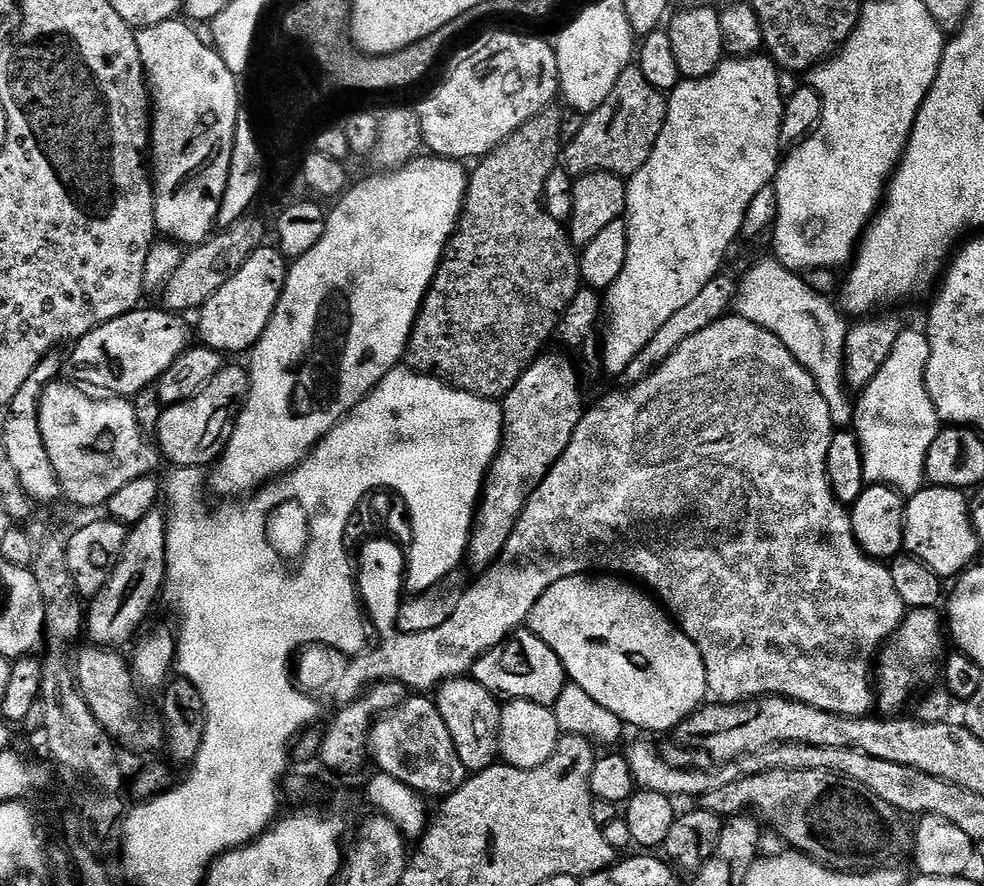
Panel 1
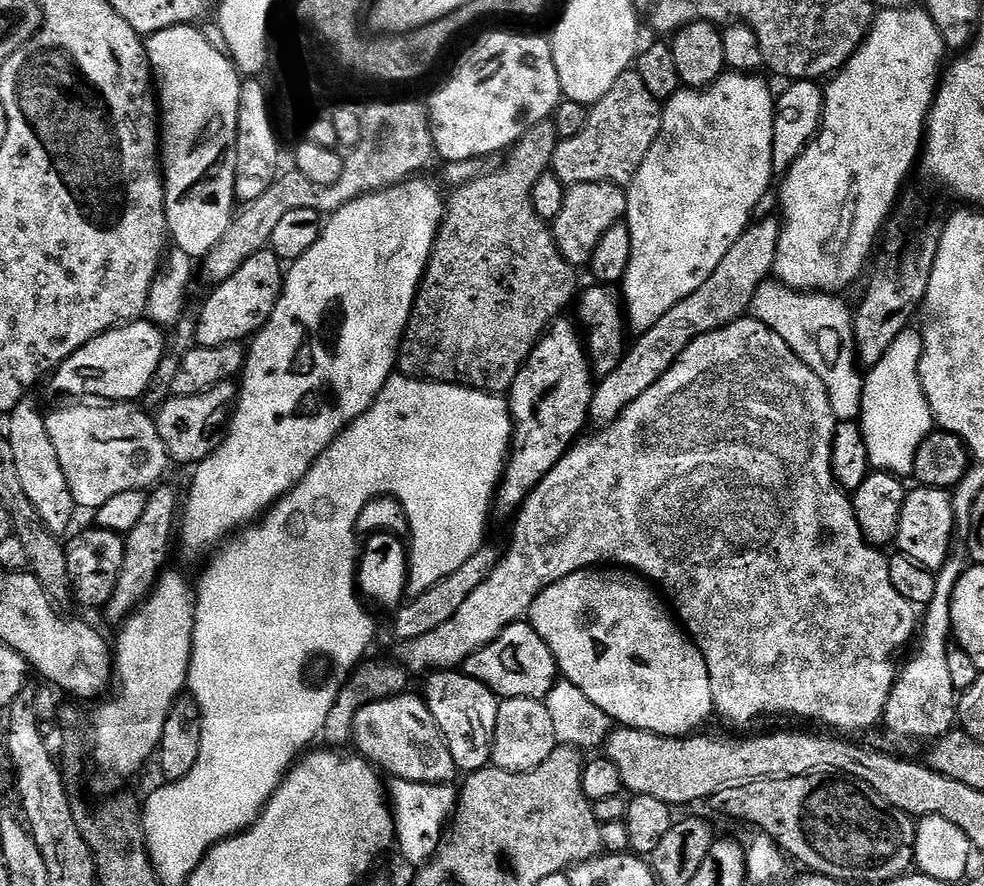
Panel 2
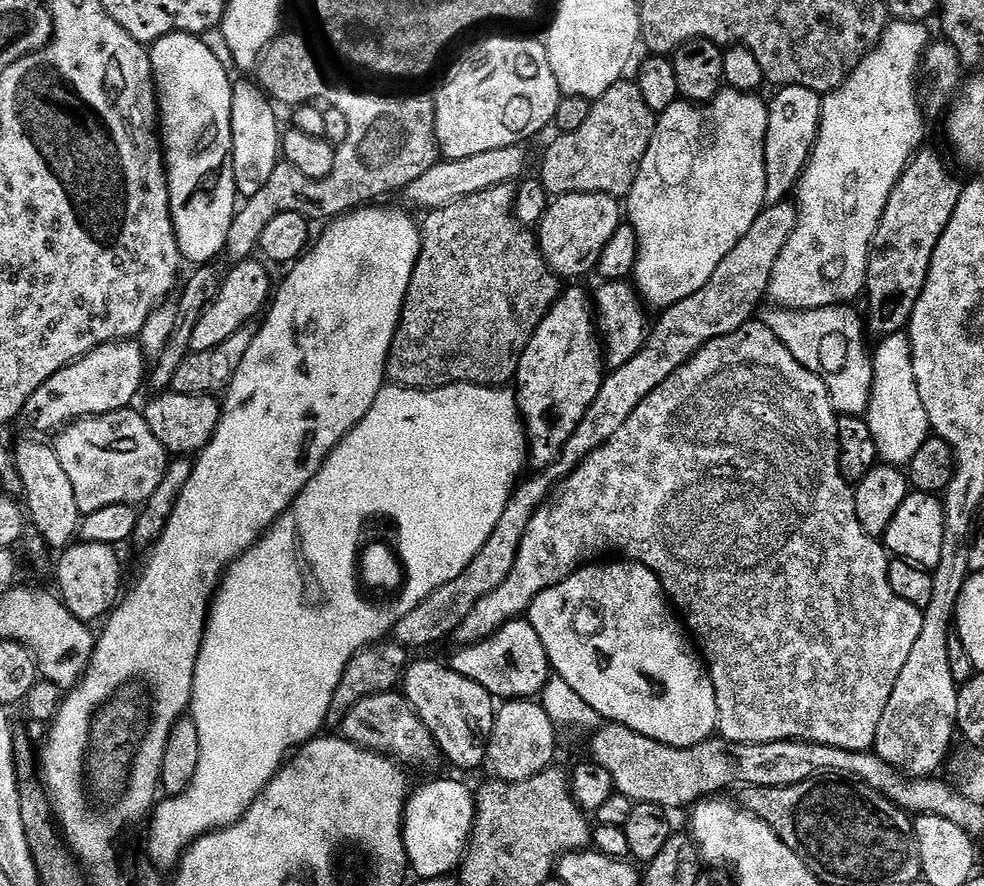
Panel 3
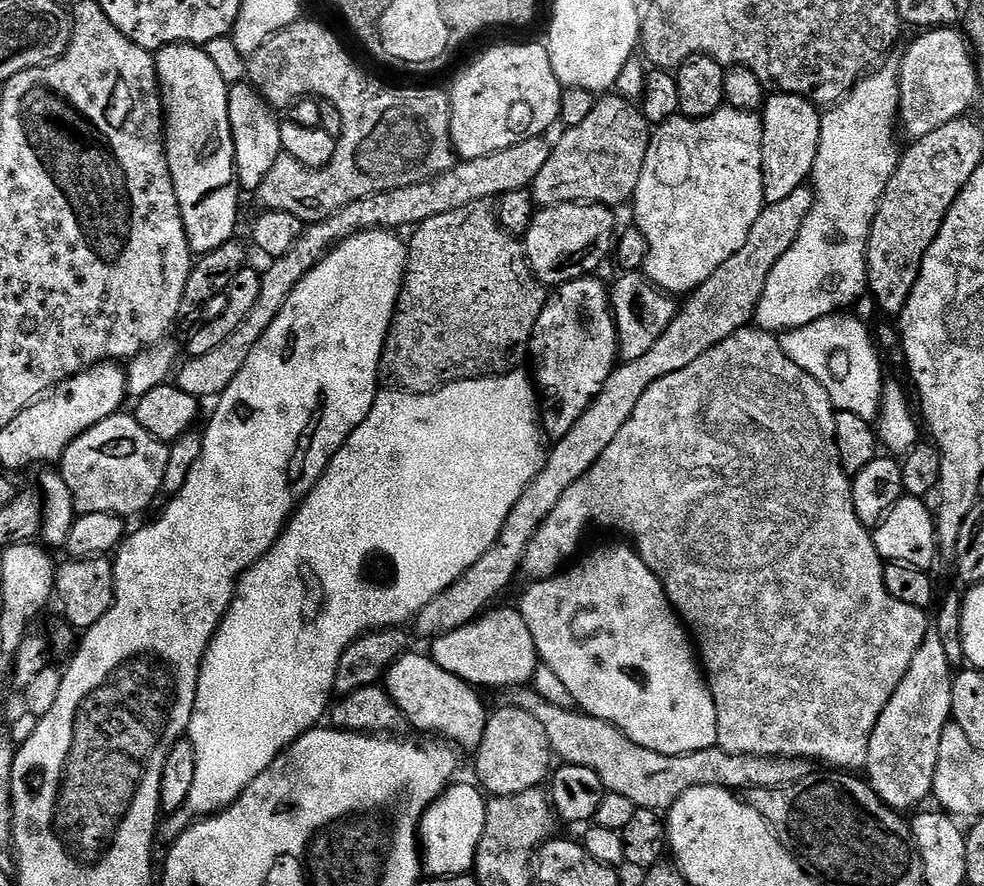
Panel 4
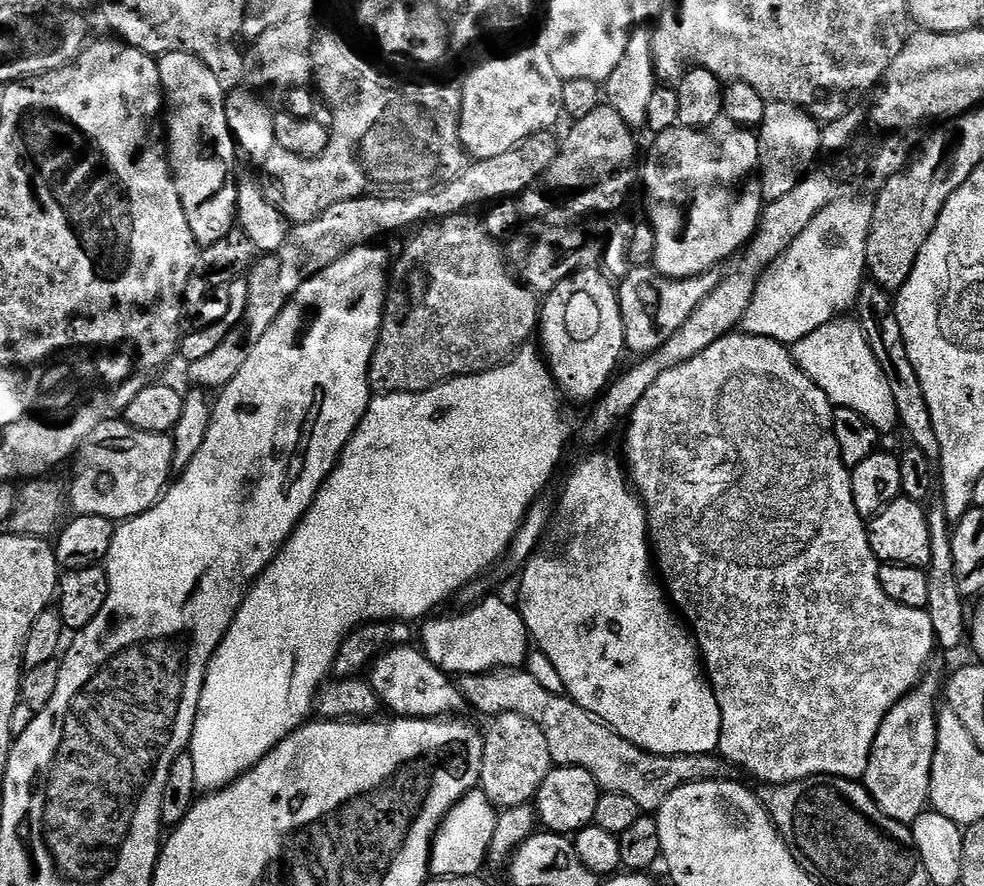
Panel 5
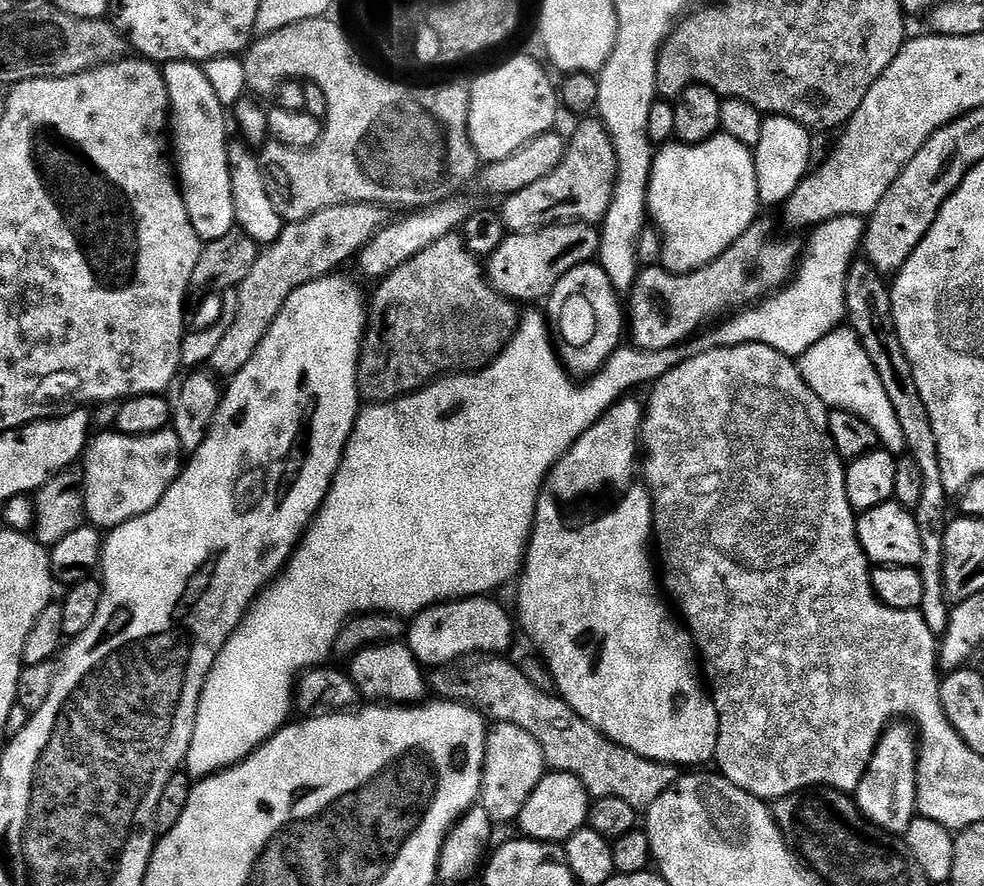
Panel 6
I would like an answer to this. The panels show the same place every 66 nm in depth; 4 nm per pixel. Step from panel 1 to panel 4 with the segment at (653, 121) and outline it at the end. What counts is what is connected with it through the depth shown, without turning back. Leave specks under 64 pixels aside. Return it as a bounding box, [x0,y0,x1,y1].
[530,94,652,208]

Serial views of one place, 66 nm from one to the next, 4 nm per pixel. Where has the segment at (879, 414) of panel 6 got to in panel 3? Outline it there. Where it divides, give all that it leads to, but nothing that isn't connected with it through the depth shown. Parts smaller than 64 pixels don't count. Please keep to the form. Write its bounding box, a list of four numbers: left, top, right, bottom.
[761,304,874,417]

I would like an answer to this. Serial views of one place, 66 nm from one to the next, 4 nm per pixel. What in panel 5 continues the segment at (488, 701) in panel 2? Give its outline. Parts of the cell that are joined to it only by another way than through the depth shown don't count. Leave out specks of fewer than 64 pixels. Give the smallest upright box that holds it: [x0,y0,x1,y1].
[366,646,465,720]

